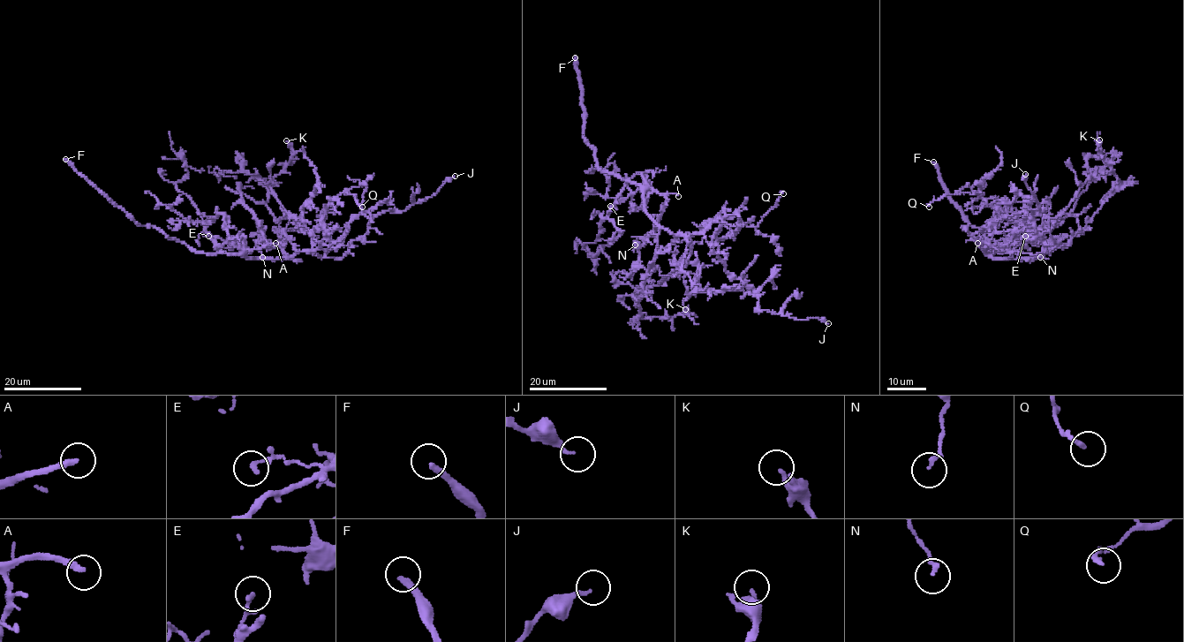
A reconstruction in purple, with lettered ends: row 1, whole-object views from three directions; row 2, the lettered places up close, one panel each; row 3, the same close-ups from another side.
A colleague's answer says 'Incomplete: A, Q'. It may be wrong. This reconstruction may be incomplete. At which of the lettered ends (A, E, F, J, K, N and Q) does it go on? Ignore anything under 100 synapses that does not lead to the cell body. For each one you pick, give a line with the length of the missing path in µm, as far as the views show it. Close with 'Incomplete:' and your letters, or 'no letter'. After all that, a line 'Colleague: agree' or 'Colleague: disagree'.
A: 70 µm
F: 300 µm
Incomplete: A, F
Colleague: disagree

